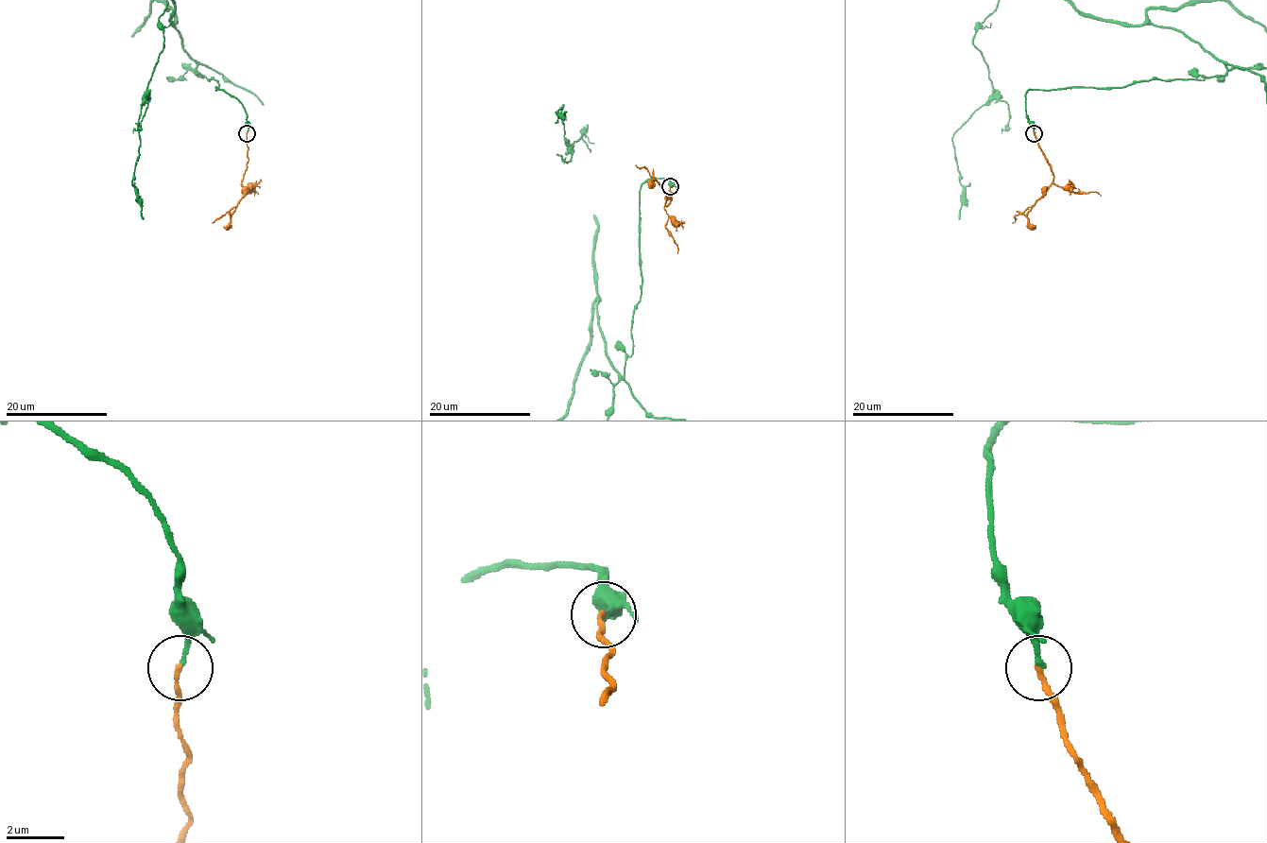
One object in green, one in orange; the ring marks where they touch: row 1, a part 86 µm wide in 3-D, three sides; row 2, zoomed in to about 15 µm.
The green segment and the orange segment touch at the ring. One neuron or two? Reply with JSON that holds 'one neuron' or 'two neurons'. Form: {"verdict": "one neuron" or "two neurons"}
{"verdict": "one neuron"}

